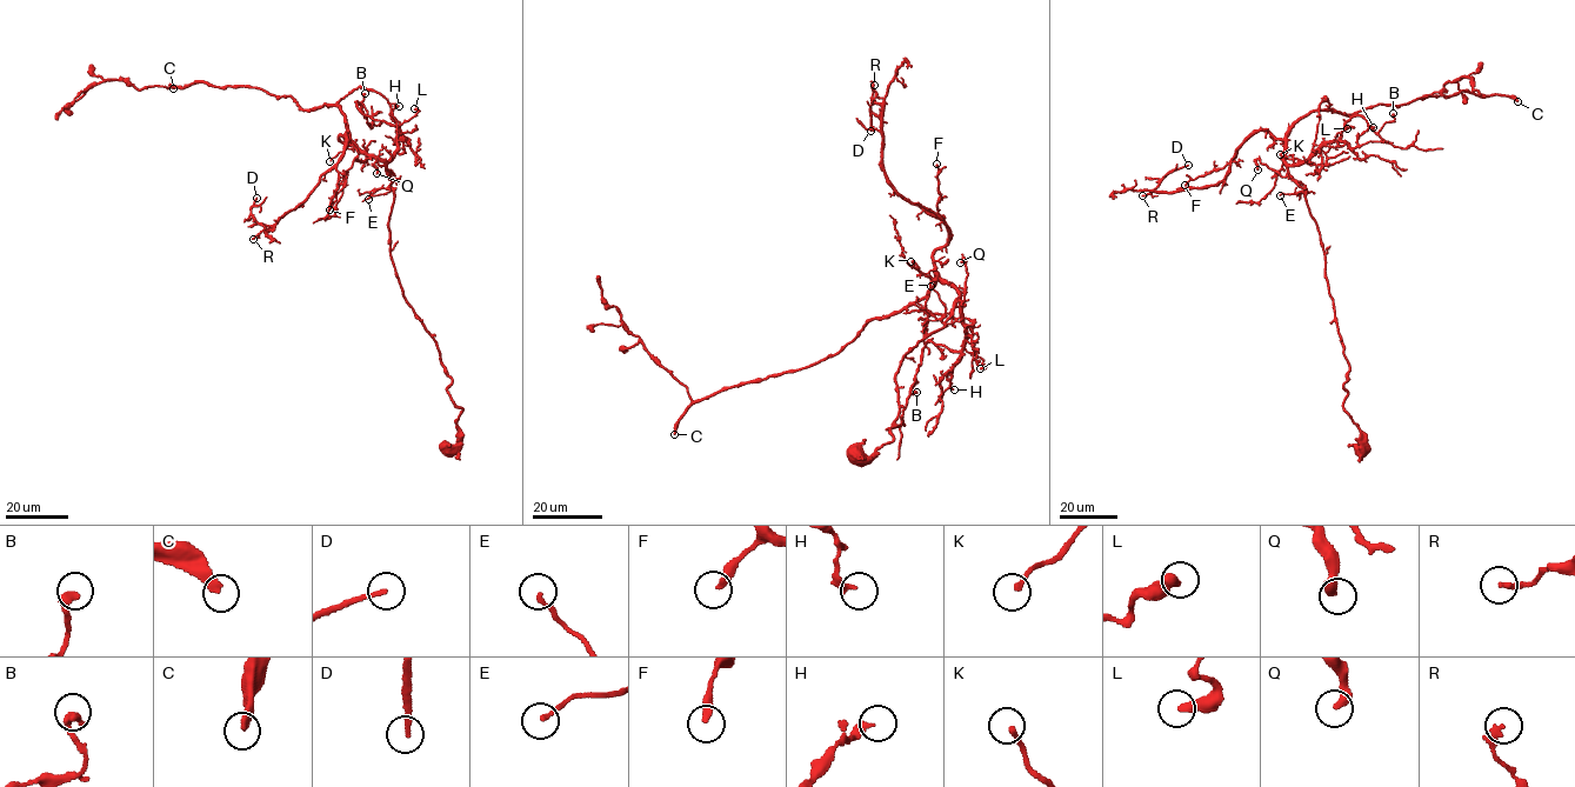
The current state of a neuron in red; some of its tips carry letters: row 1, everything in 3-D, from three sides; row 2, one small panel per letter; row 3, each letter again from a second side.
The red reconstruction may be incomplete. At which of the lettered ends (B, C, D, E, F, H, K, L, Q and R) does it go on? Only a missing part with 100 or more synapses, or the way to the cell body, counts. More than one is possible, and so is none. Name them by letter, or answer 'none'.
C

